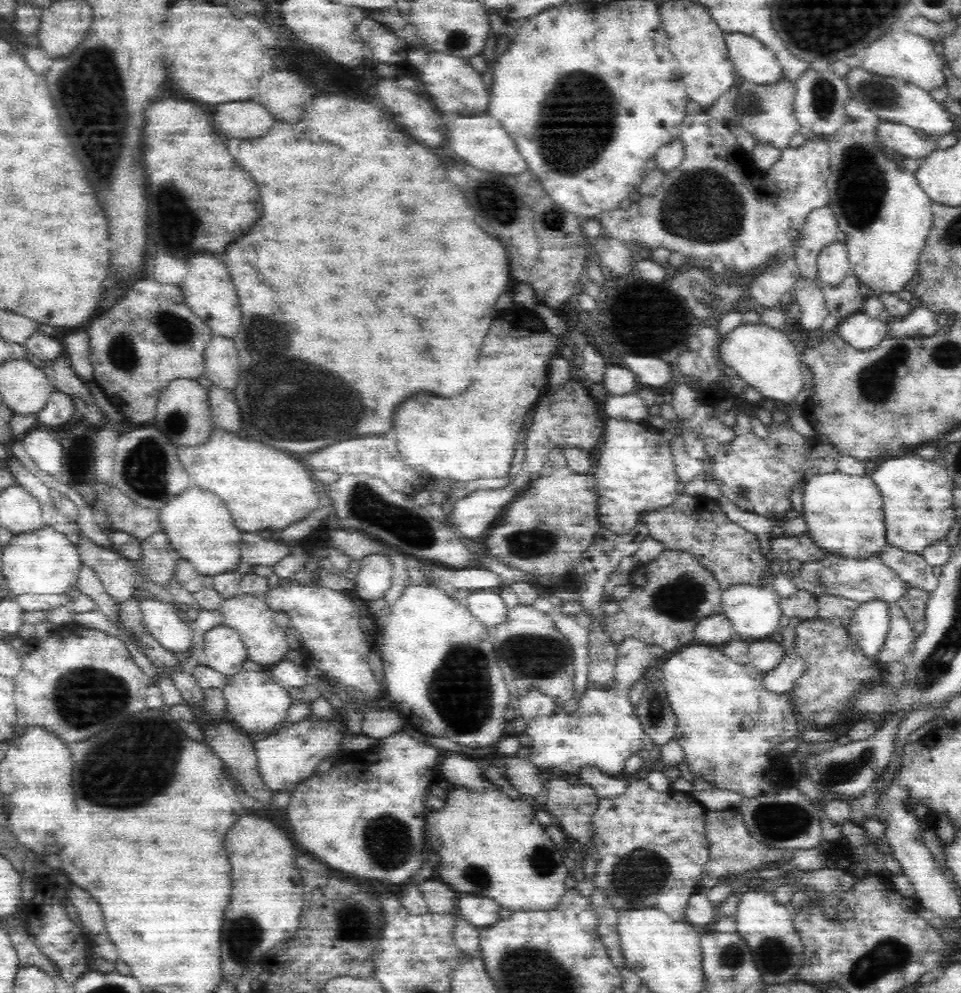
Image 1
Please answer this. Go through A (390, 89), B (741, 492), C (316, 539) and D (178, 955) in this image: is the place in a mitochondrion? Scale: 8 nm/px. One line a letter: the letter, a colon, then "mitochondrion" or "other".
A: other
B: mitochondrion
C: other
D: other

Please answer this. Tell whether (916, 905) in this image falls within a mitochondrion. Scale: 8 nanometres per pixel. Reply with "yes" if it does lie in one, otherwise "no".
no

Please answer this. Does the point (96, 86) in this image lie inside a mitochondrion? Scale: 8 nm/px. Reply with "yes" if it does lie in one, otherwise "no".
yes

